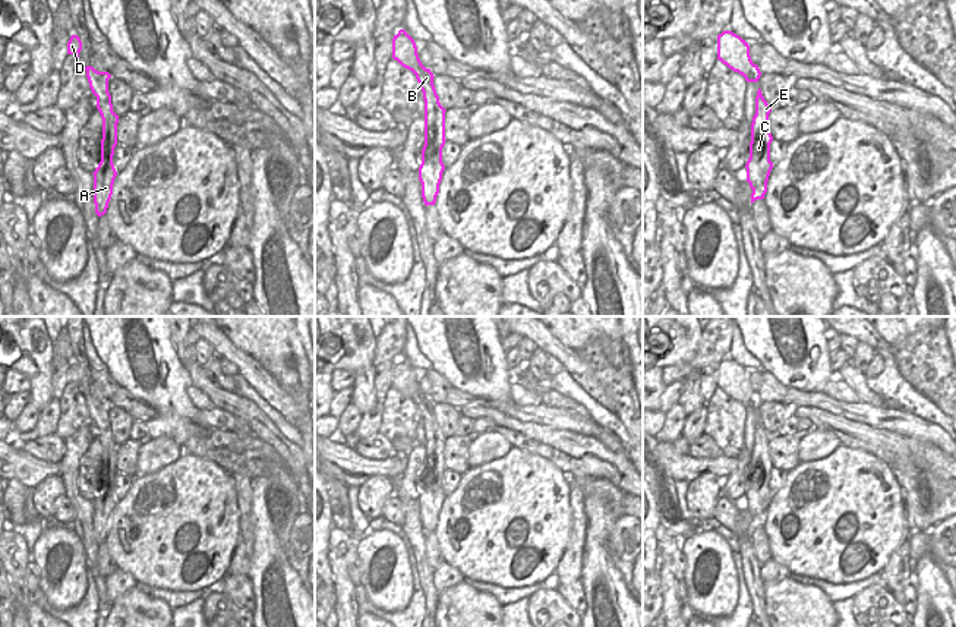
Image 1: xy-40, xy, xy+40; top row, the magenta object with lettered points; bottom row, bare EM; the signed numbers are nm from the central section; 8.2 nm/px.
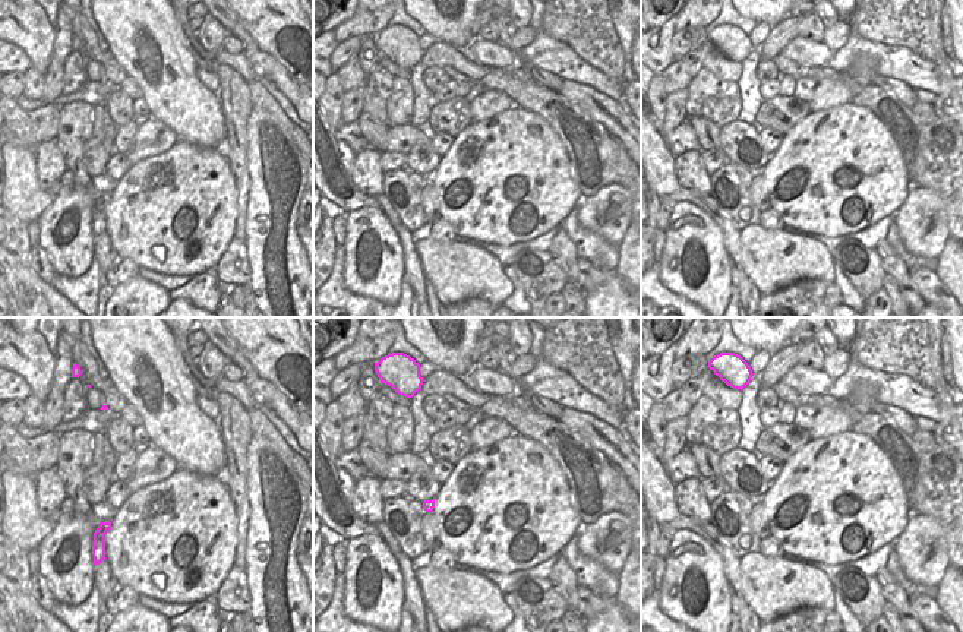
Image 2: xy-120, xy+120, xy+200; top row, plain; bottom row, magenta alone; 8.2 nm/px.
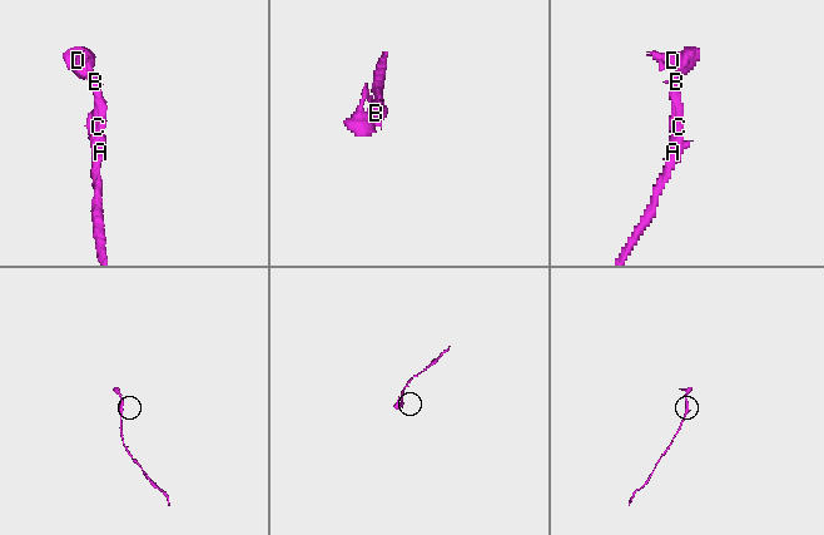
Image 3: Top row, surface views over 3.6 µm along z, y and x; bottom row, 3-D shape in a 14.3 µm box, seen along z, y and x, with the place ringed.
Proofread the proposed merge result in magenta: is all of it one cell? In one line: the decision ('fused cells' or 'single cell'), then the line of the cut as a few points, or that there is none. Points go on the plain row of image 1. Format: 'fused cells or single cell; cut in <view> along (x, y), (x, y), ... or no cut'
fused cells; cut in xy along (420, 391), (415, 394), (415, 402)

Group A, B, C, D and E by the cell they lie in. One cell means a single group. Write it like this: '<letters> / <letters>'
A B C E / D

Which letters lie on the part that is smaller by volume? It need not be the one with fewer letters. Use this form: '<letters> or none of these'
D

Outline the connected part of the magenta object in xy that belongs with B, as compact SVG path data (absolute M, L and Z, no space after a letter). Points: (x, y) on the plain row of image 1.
M423 393L414 394L416 407L425 428L425 473L422 478L422 492L419 508L422 511L422 526L425 533L435 533L445 494L442 491L442 476L445 473L445 437L439 431L433 413L433 401Z

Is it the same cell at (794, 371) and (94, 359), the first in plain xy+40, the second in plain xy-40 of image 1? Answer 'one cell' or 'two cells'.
two cells

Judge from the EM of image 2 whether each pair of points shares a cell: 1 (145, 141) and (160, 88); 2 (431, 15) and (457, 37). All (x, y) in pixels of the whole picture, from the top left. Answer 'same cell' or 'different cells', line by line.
1: different cells
2: same cell

